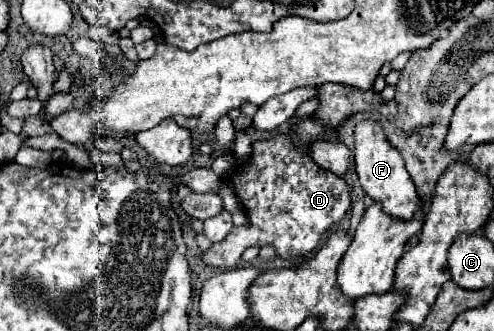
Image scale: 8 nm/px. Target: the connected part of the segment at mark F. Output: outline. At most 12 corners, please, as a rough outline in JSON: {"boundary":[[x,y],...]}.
{"boundary":[[381,124],[355,126],[353,162],[383,212],[409,220],[421,208],[401,154]]}

